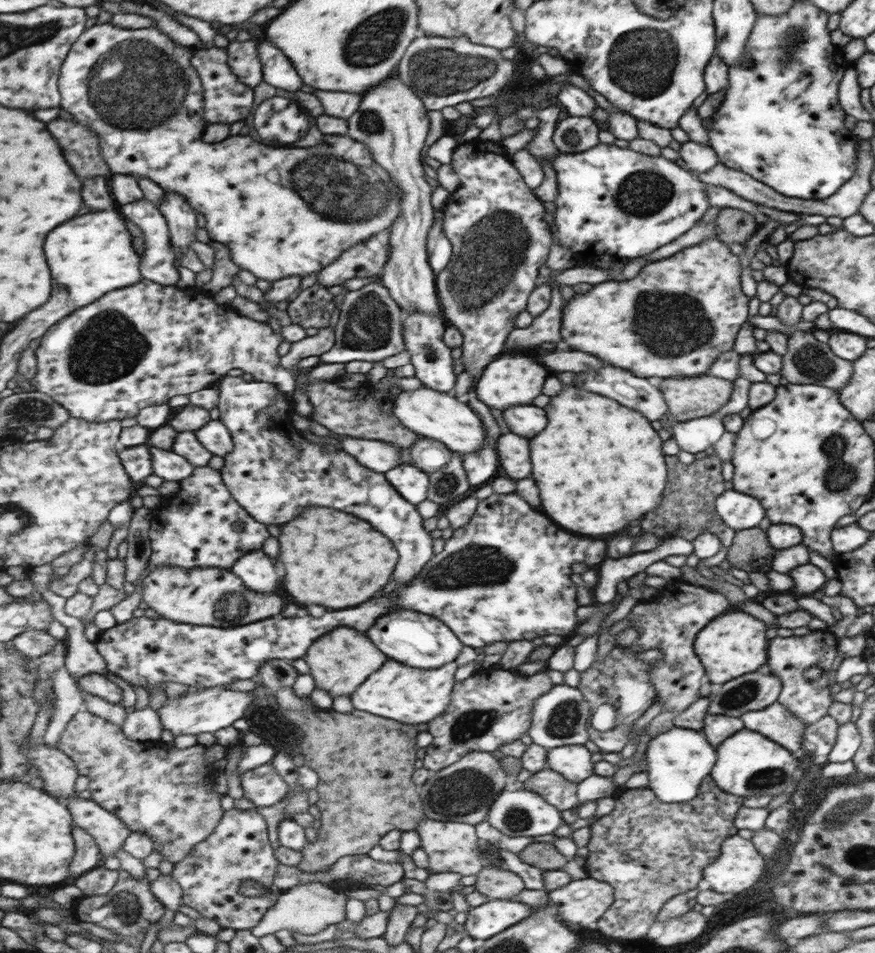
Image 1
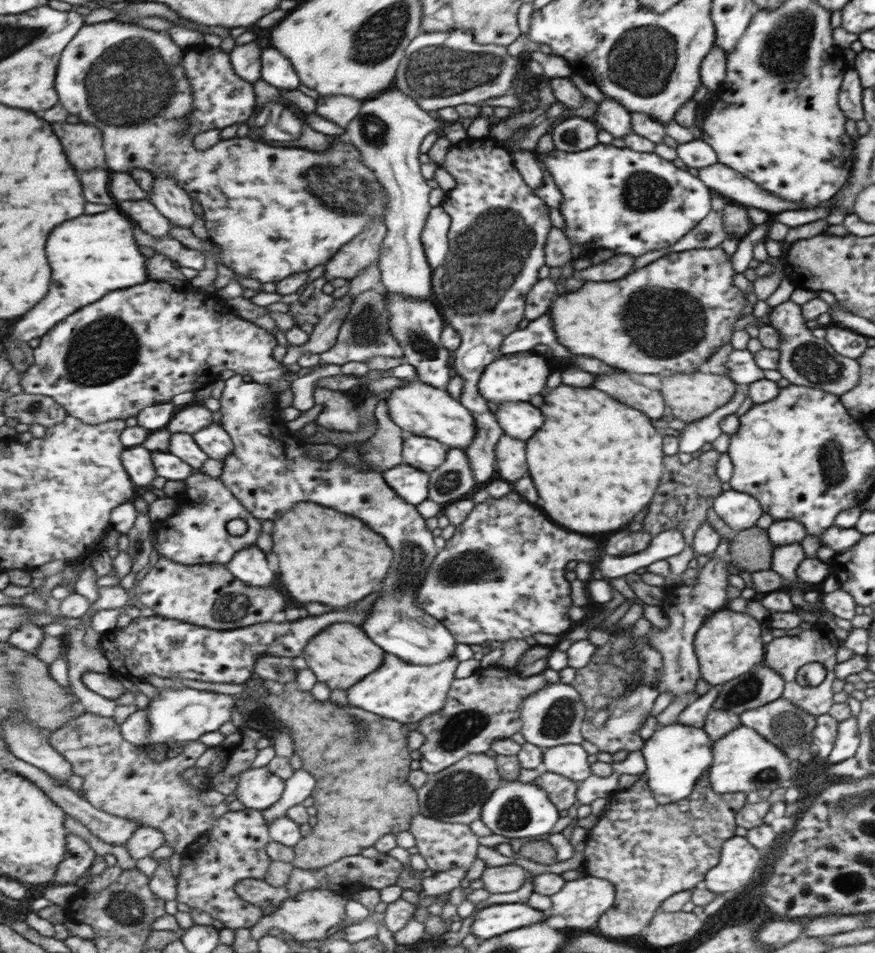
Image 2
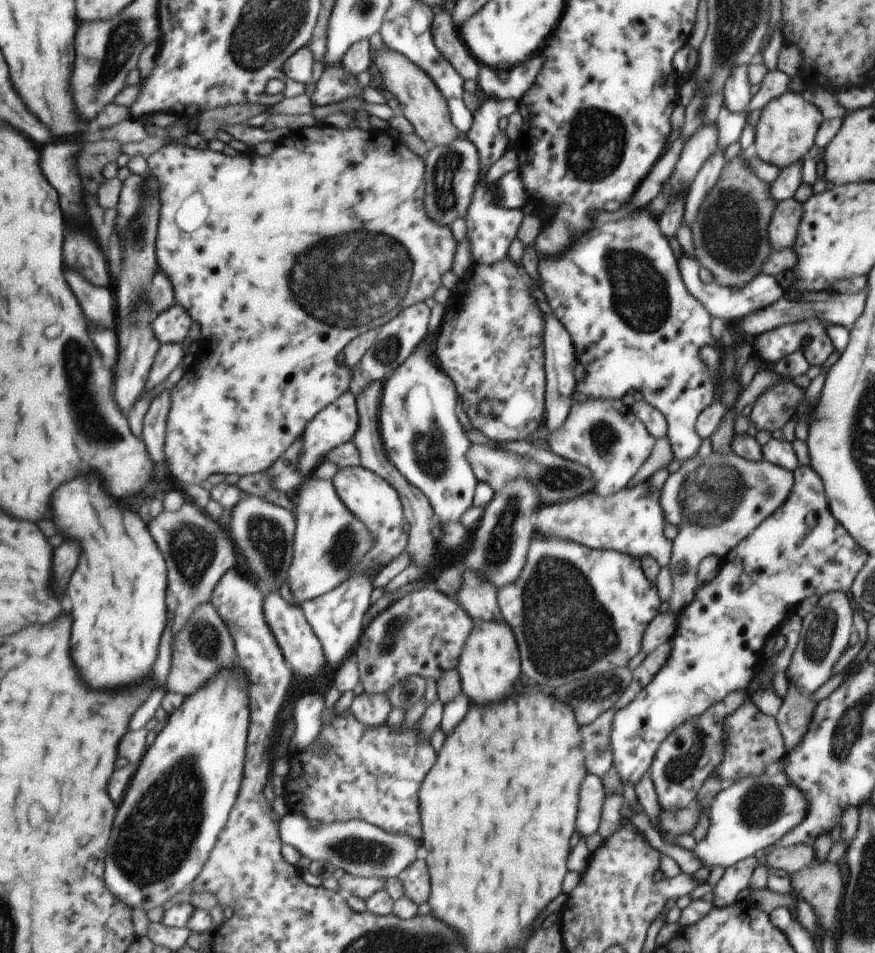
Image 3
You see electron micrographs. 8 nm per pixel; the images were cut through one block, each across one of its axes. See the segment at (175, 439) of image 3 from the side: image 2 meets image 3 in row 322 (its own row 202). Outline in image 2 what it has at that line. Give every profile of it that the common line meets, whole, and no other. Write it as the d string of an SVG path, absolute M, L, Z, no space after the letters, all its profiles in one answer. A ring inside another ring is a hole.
M101 22L99 26L85 26L83 32L79 32L71 41L70 46L64 52L59 63L59 70L56 76L56 89L60 96L60 104L67 113L78 116L82 122L87 125L99 127L104 134L104 148L106 149L106 162L112 172L131 172L132 168L144 168L150 170L155 178L163 178L163 175L171 175L171 180L175 180L181 188L185 189L191 198L202 206L205 212L206 227L209 233L209 239L219 244L224 250L220 256L220 261L232 268L237 274L247 278L263 282L278 283L280 280L297 274L298 272L309 272L319 264L327 264L335 255L345 247L348 240L351 240L356 234L359 234L371 219L385 218L387 208L386 195L383 188L378 184L378 178L374 172L362 163L361 152L354 147L348 140L341 137L333 138L333 145L325 152L313 152L312 150L303 150L303 148L281 148L263 143L263 140L255 141L249 137L235 137L229 140L222 140L214 147L207 150L194 147L195 135L190 132L189 118L195 108L194 95L188 93L188 86L191 84L191 78L186 76L186 54L187 49L179 48L171 36L161 36L155 30L143 28L139 24L123 24L123 22Z

